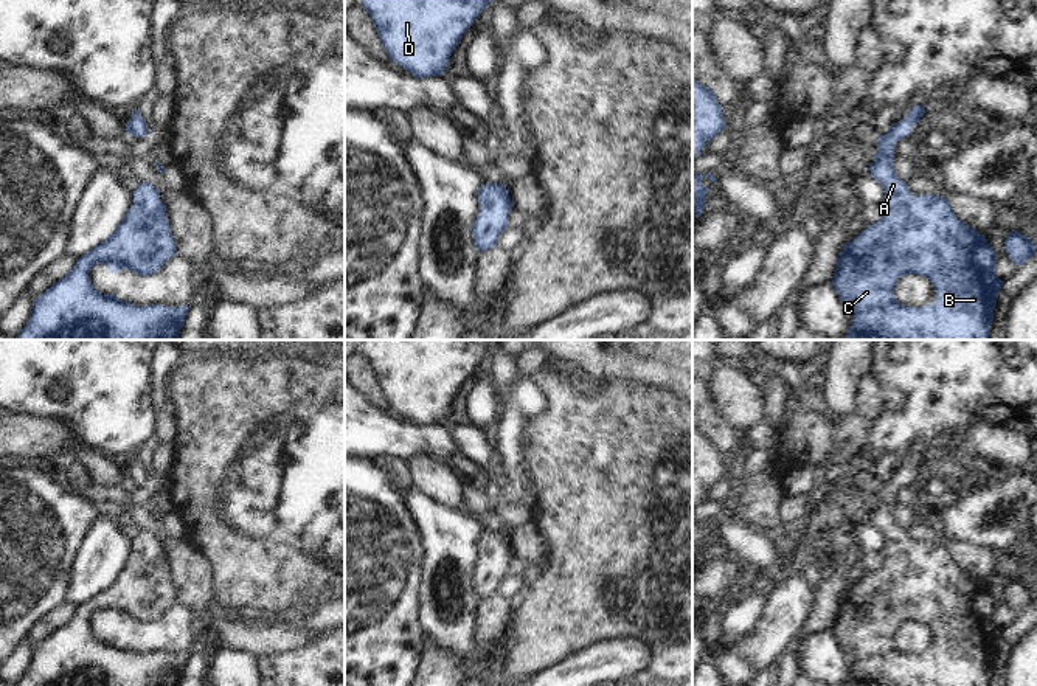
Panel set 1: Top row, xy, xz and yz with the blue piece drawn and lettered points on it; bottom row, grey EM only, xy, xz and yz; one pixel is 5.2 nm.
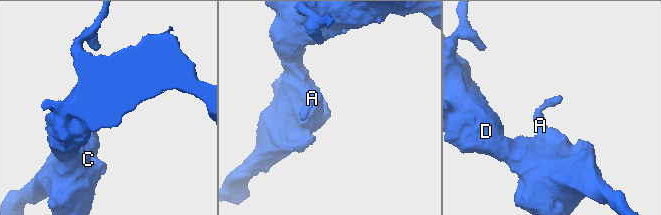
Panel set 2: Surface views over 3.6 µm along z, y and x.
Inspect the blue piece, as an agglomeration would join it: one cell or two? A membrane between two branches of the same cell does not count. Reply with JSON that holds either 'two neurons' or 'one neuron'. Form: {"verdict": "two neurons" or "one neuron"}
{"verdict": "one neuron"}

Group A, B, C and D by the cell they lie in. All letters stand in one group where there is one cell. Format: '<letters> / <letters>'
A B C D

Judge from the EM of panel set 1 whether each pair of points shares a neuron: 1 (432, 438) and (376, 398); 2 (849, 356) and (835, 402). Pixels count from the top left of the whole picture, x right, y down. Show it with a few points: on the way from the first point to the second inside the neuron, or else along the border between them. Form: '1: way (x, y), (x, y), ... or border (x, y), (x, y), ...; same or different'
1: border (360, 393), (384, 410); different
2: way (846, 367), (840, 391); same

